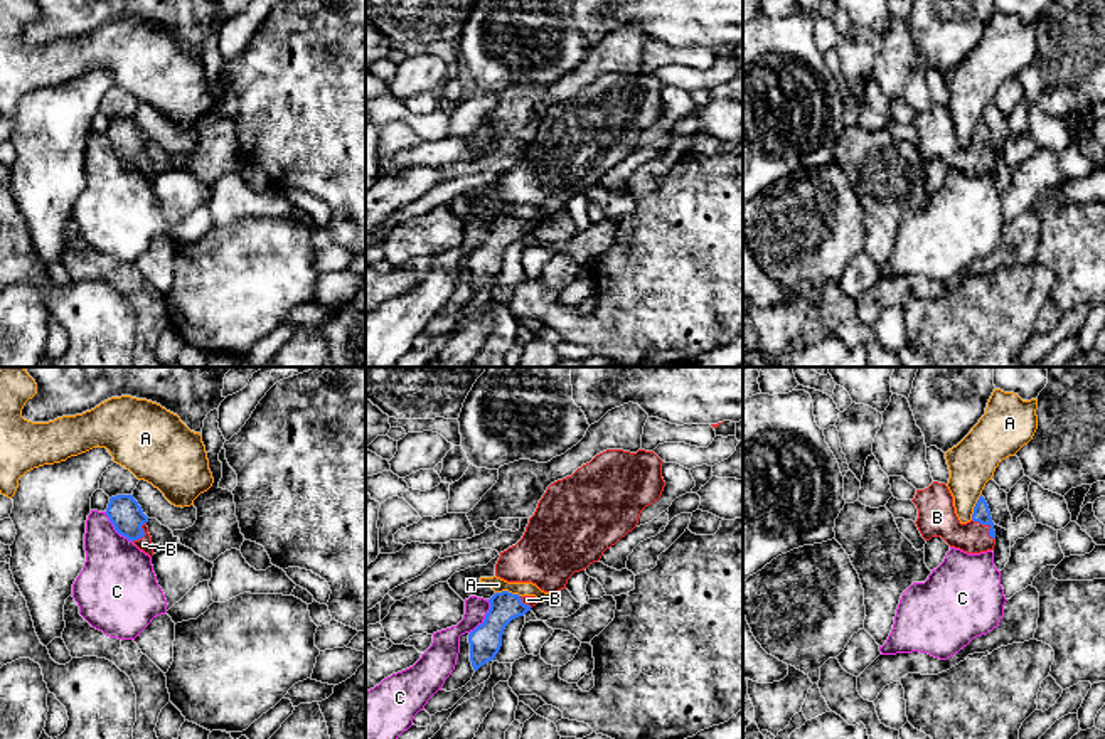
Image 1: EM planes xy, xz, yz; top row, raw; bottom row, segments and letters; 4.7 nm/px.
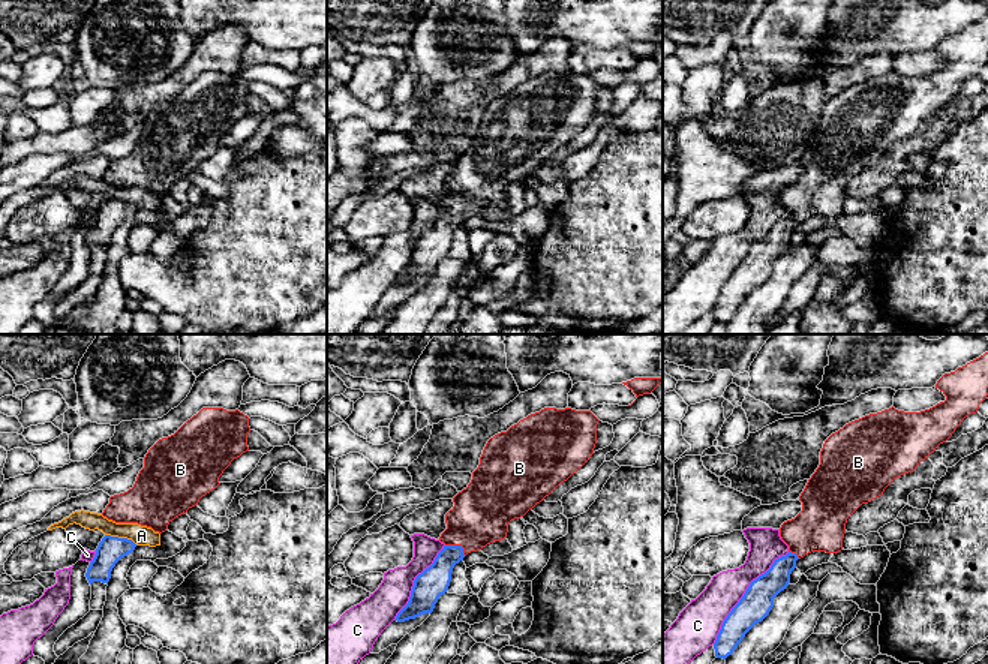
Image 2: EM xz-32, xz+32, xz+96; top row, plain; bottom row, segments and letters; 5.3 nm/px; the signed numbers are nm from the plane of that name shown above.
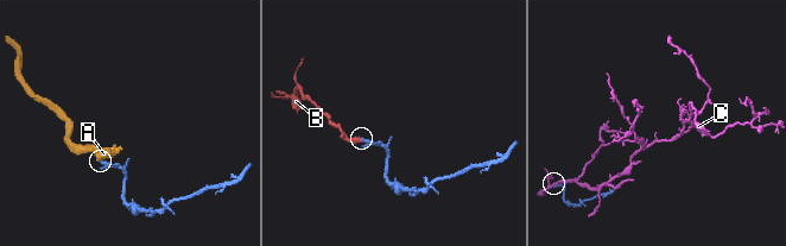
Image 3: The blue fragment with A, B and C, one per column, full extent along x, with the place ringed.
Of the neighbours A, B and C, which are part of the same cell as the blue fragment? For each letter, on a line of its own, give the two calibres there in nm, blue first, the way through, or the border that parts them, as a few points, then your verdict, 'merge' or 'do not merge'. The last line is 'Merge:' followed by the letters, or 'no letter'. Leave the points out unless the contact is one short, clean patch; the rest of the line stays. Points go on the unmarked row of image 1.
A: calibres 80 and 220 nm; border yz (981, 116), (971, 142); do not merge
B: calibres 80 and 180 nm; way yz (981, 137), (987, 147), (952, 154), (937, 140); merge
C: calibres 160 and 140 nm; do not merge
Merge: B

